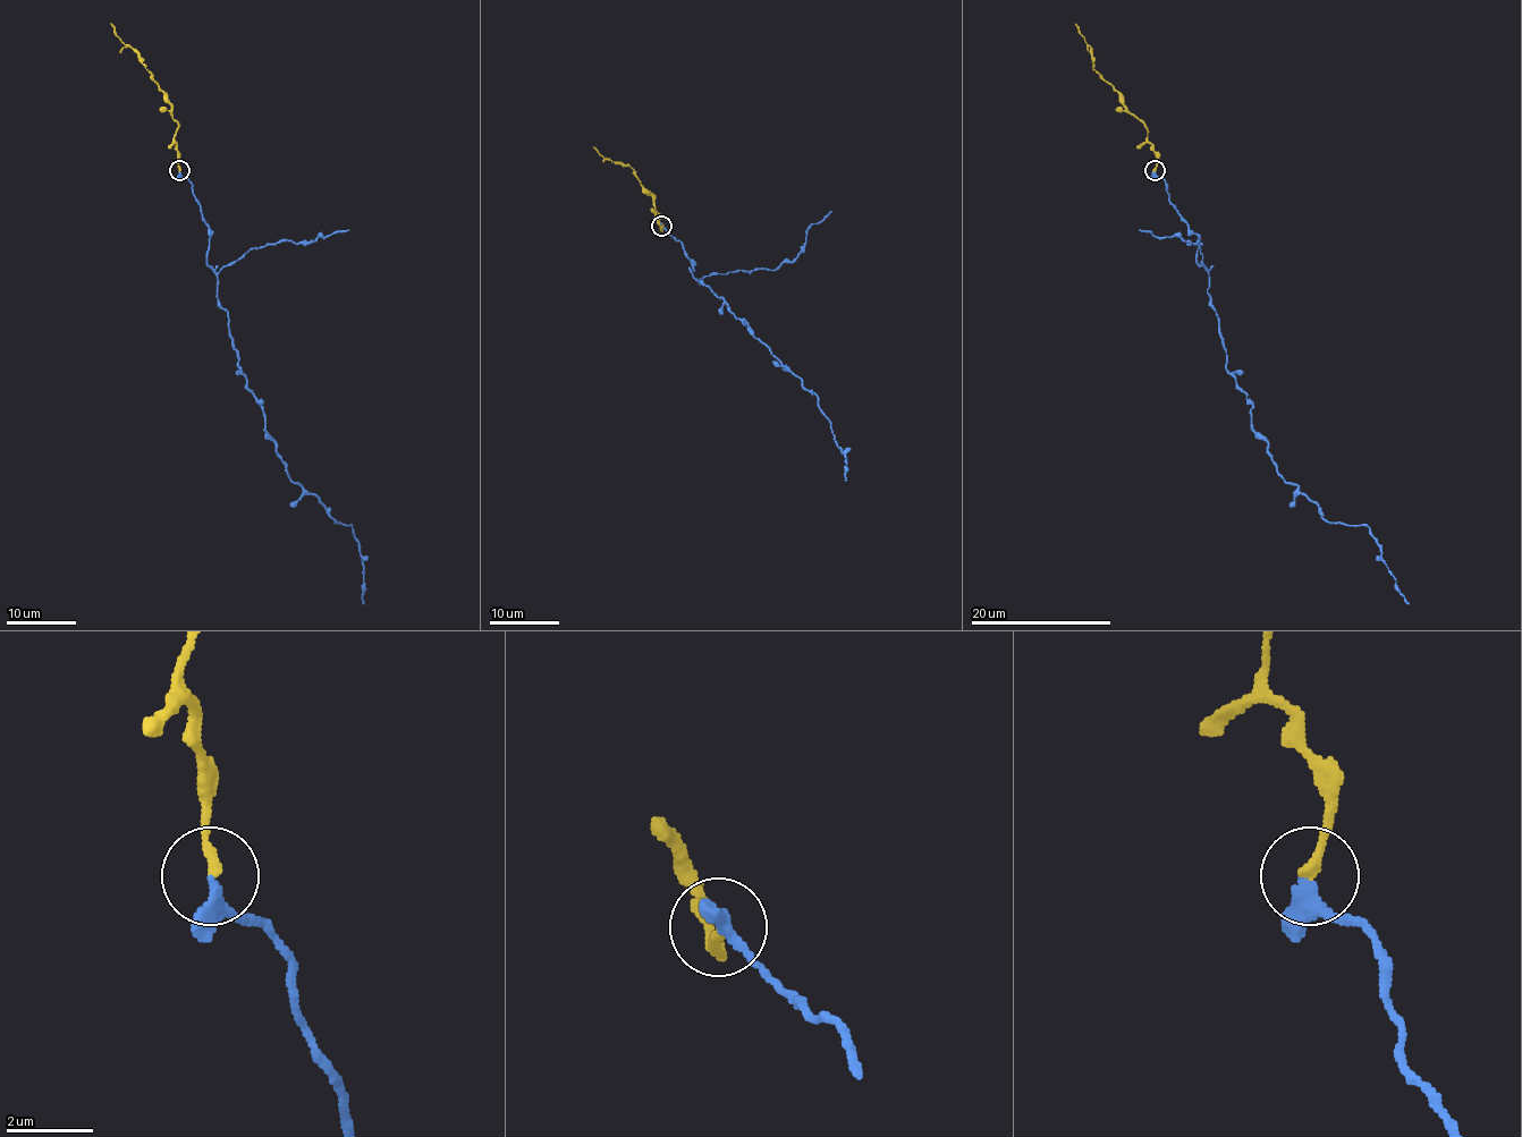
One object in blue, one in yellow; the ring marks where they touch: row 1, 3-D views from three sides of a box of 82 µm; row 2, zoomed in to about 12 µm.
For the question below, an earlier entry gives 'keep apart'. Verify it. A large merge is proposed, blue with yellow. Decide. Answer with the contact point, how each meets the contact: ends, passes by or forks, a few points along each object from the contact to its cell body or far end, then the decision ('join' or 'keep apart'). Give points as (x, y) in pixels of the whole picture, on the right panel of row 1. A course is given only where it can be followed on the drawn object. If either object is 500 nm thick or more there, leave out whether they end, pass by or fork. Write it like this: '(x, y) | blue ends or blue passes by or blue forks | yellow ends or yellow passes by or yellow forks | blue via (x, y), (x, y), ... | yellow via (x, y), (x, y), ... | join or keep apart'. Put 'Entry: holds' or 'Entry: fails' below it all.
(1155, 170) | blue passes by | yellow ends | blue via (1153, 170), (1199, 238), (1226, 368), (1277, 472), (1326, 520), (1366, 526), (1409, 603) | yellow via (1153, 170), (1157, 153), (1147, 138), (1147, 128), (1127, 110), (1124, 100), (1095, 68), (1092, 49), (1075, 23) | join
Entry: fails

